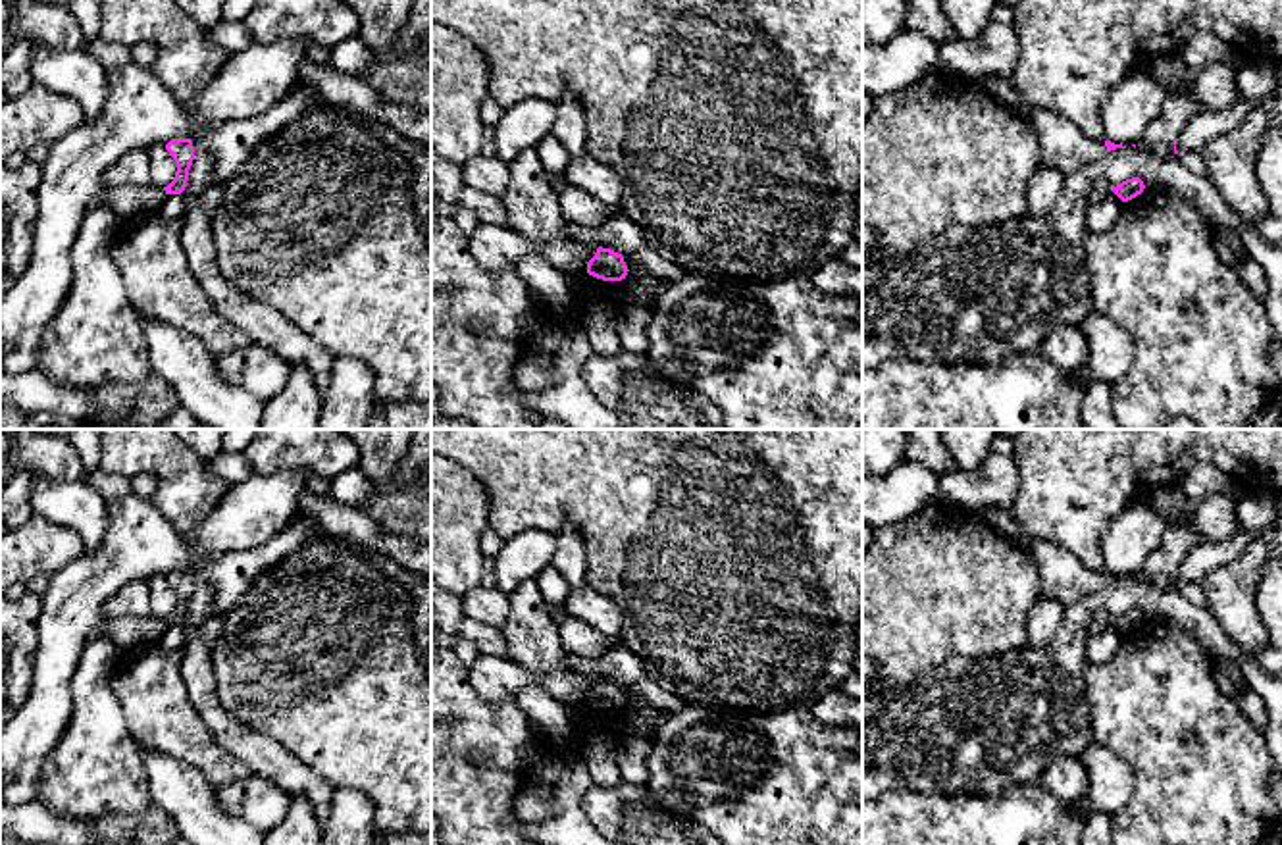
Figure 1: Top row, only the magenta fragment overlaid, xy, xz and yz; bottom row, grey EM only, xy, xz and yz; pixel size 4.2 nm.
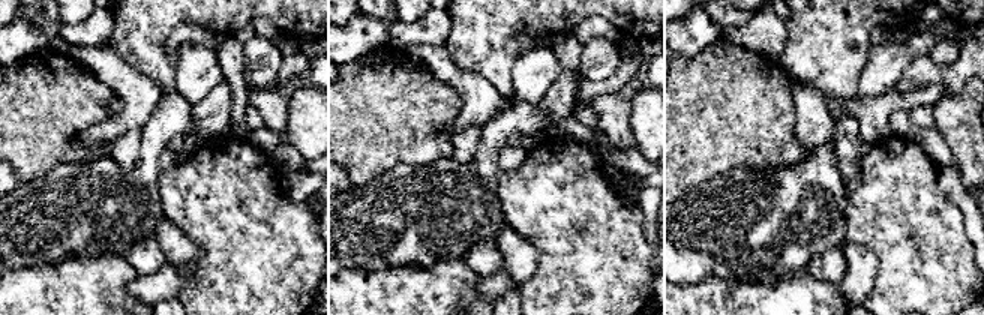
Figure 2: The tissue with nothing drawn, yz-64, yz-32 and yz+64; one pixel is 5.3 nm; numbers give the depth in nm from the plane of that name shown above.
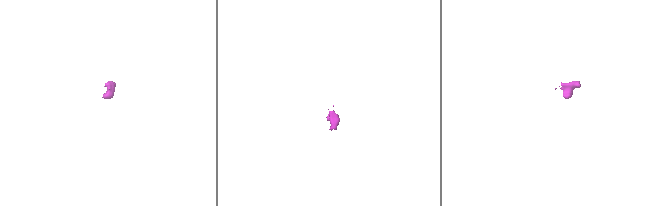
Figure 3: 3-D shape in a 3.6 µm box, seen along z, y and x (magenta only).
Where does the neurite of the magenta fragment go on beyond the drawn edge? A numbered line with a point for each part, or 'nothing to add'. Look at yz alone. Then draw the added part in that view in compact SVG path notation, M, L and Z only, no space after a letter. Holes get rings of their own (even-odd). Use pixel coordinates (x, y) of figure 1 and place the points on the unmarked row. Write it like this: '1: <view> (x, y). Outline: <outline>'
1: yz (1202, 559). Outline: M1240 529L1224 543L1203 543L1193 547L1176 568L1176 581L1201 583L1211 570L1230 564L1253 537Z
2: yz (1061, 576). Outline: M984 508L972 514L986 520L1003 539L1028 552L1038 572L1036 601L1039 597L1051 597L1070 604L1107 587L1109 581L1105 577L1105 570L1090 572L1063 547L1024 537L1013 508Z

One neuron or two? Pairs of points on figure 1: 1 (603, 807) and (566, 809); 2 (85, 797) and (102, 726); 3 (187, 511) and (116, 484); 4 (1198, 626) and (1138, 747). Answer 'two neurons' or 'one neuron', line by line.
1: two neurons
2: one neuron
3: two neurons
4: two neurons

